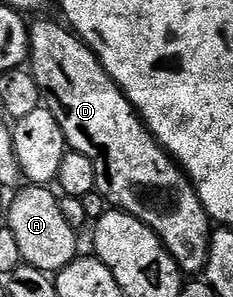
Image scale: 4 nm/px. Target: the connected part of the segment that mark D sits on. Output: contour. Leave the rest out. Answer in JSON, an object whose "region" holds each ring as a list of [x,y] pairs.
{"region":[[[59,20],[35,21],[31,22],[28,30],[28,51],[30,68],[40,88],[43,108],[50,110],[54,119],[58,119],[58,127],[62,127],[62,135],[66,135],[69,150],[86,155],[86,159],[94,163],[96,192],[102,194],[109,206],[134,215],[146,223],[146,227],[153,229],[164,240],[164,246],[170,251],[181,274],[203,274],[208,258],[208,237],[214,225],[204,210],[198,191],[192,186],[192,180],[152,138],[152,133],[144,126],[144,120],[136,108],[113,83],[112,76],[101,67],[100,59],[94,56],[71,28],[65,27]]]}

